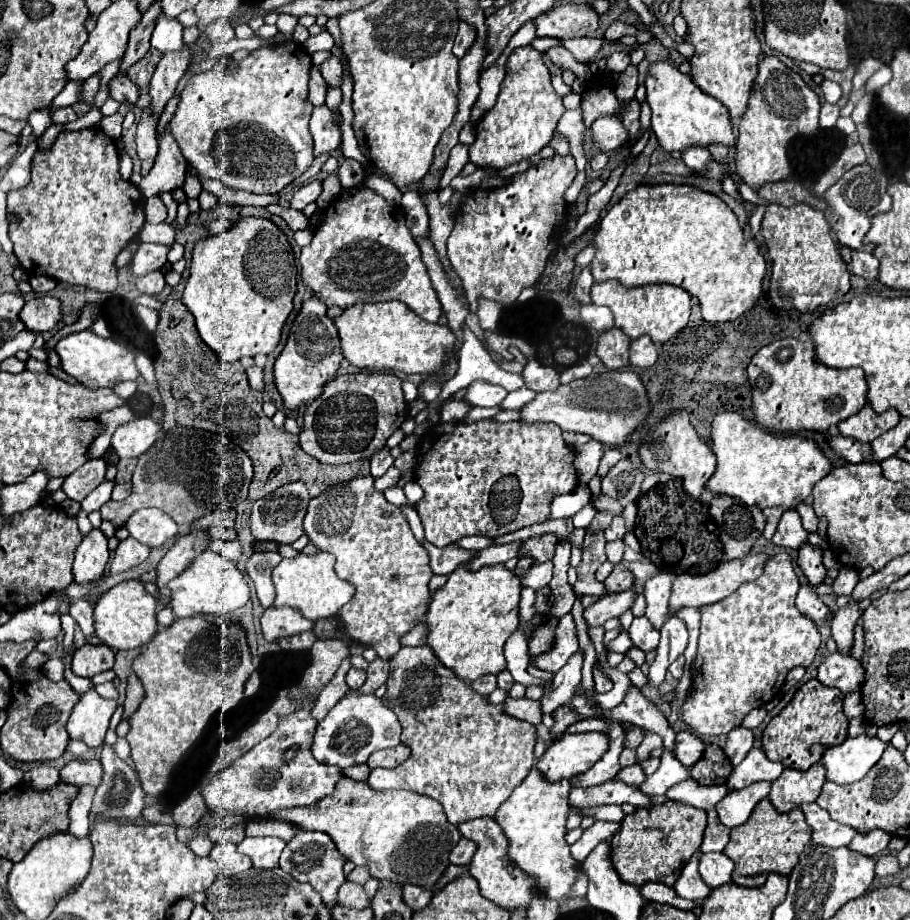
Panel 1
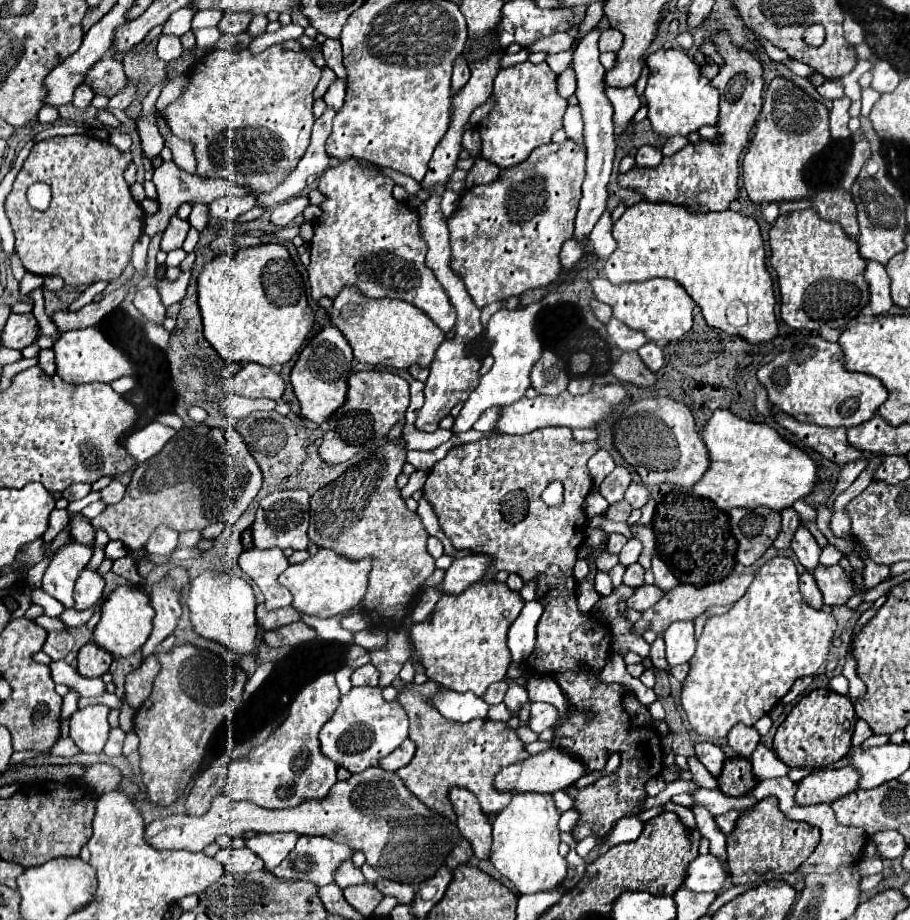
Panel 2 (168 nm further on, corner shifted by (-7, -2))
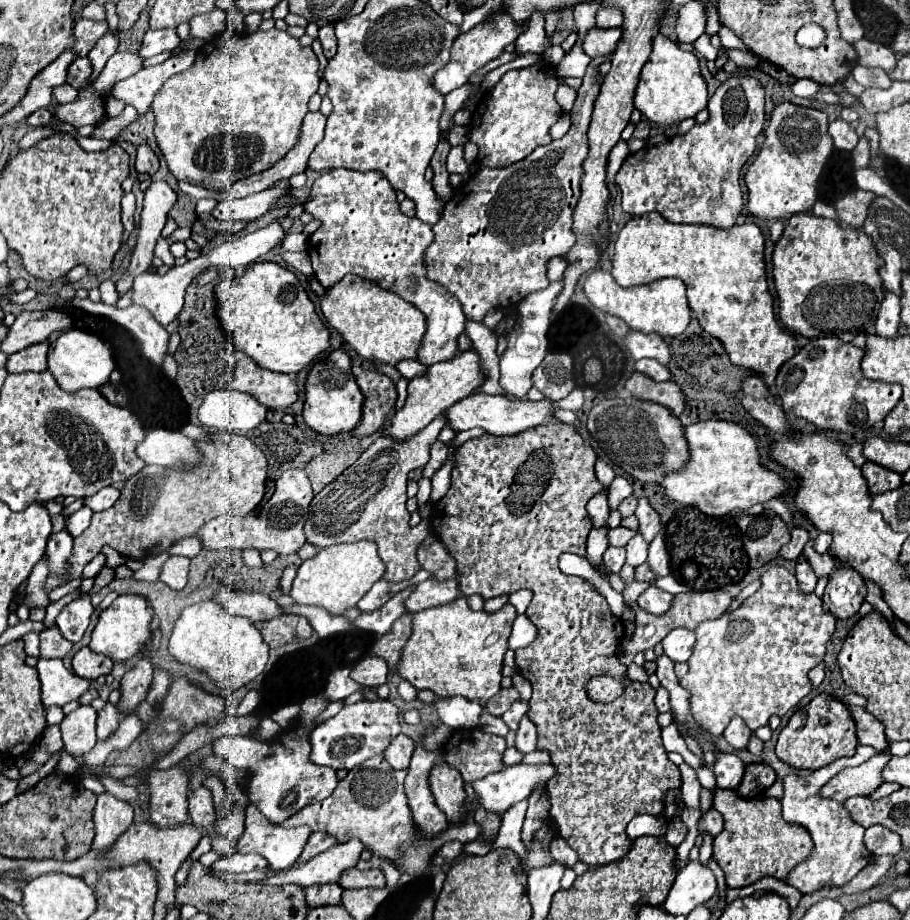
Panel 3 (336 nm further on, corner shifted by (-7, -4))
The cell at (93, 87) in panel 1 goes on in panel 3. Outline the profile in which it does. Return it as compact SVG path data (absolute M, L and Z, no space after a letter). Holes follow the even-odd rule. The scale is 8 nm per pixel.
M61 84L59 88L53 88L53 96L59 104L65 104L65 102L71 102L77 98L77 90L69 84Z

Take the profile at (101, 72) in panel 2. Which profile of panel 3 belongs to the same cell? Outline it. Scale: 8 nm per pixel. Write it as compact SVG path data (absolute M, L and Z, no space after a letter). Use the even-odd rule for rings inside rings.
M77 56L67 68L67 84L71 84L77 90L87 84L89 76L91 76L91 64L87 56Z

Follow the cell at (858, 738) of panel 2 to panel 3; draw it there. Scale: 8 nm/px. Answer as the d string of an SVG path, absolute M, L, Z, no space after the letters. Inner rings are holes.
M849 706L849 710L851 710L851 718L857 724L857 738L859 738L859 742L865 744L865 746L875 748L877 752L889 750L889 742L885 738L883 724L875 716L871 716L865 708Z

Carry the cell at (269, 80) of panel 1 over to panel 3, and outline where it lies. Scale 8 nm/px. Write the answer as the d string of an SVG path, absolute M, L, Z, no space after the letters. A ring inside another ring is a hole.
M277 28L253 34L223 34L203 44L197 50L195 64L171 76L153 100L153 134L169 172L177 180L223 190L237 180L271 168L297 144L307 102L319 86L317 70L319 60L311 46L301 46L299 40Z

